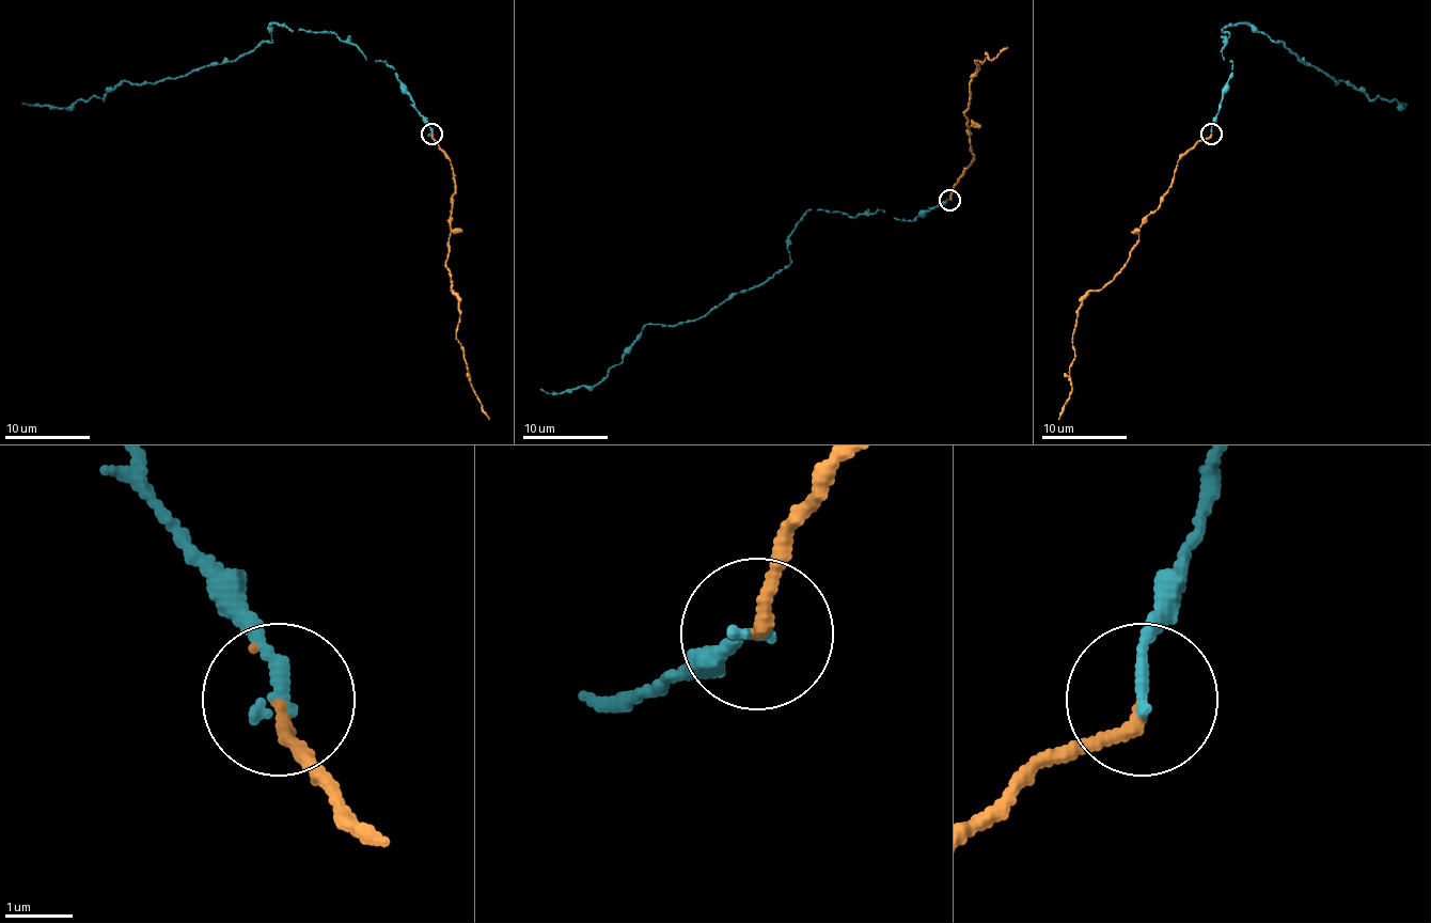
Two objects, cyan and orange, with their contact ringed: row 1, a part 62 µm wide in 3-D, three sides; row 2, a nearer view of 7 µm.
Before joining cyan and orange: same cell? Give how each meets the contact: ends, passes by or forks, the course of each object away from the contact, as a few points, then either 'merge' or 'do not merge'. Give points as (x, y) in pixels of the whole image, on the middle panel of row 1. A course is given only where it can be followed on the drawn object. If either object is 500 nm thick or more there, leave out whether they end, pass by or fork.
cyan ends; orange ends; course cyan (949, 199), (911, 220), (806, 212), (789, 263), (764, 282), (693, 321), (646, 325), (591, 387), (539, 389); course orange (949, 199), (973, 156), (964, 113), (969, 81), (977, 71), (975, 60), (992, 60), (1007, 47); merge

